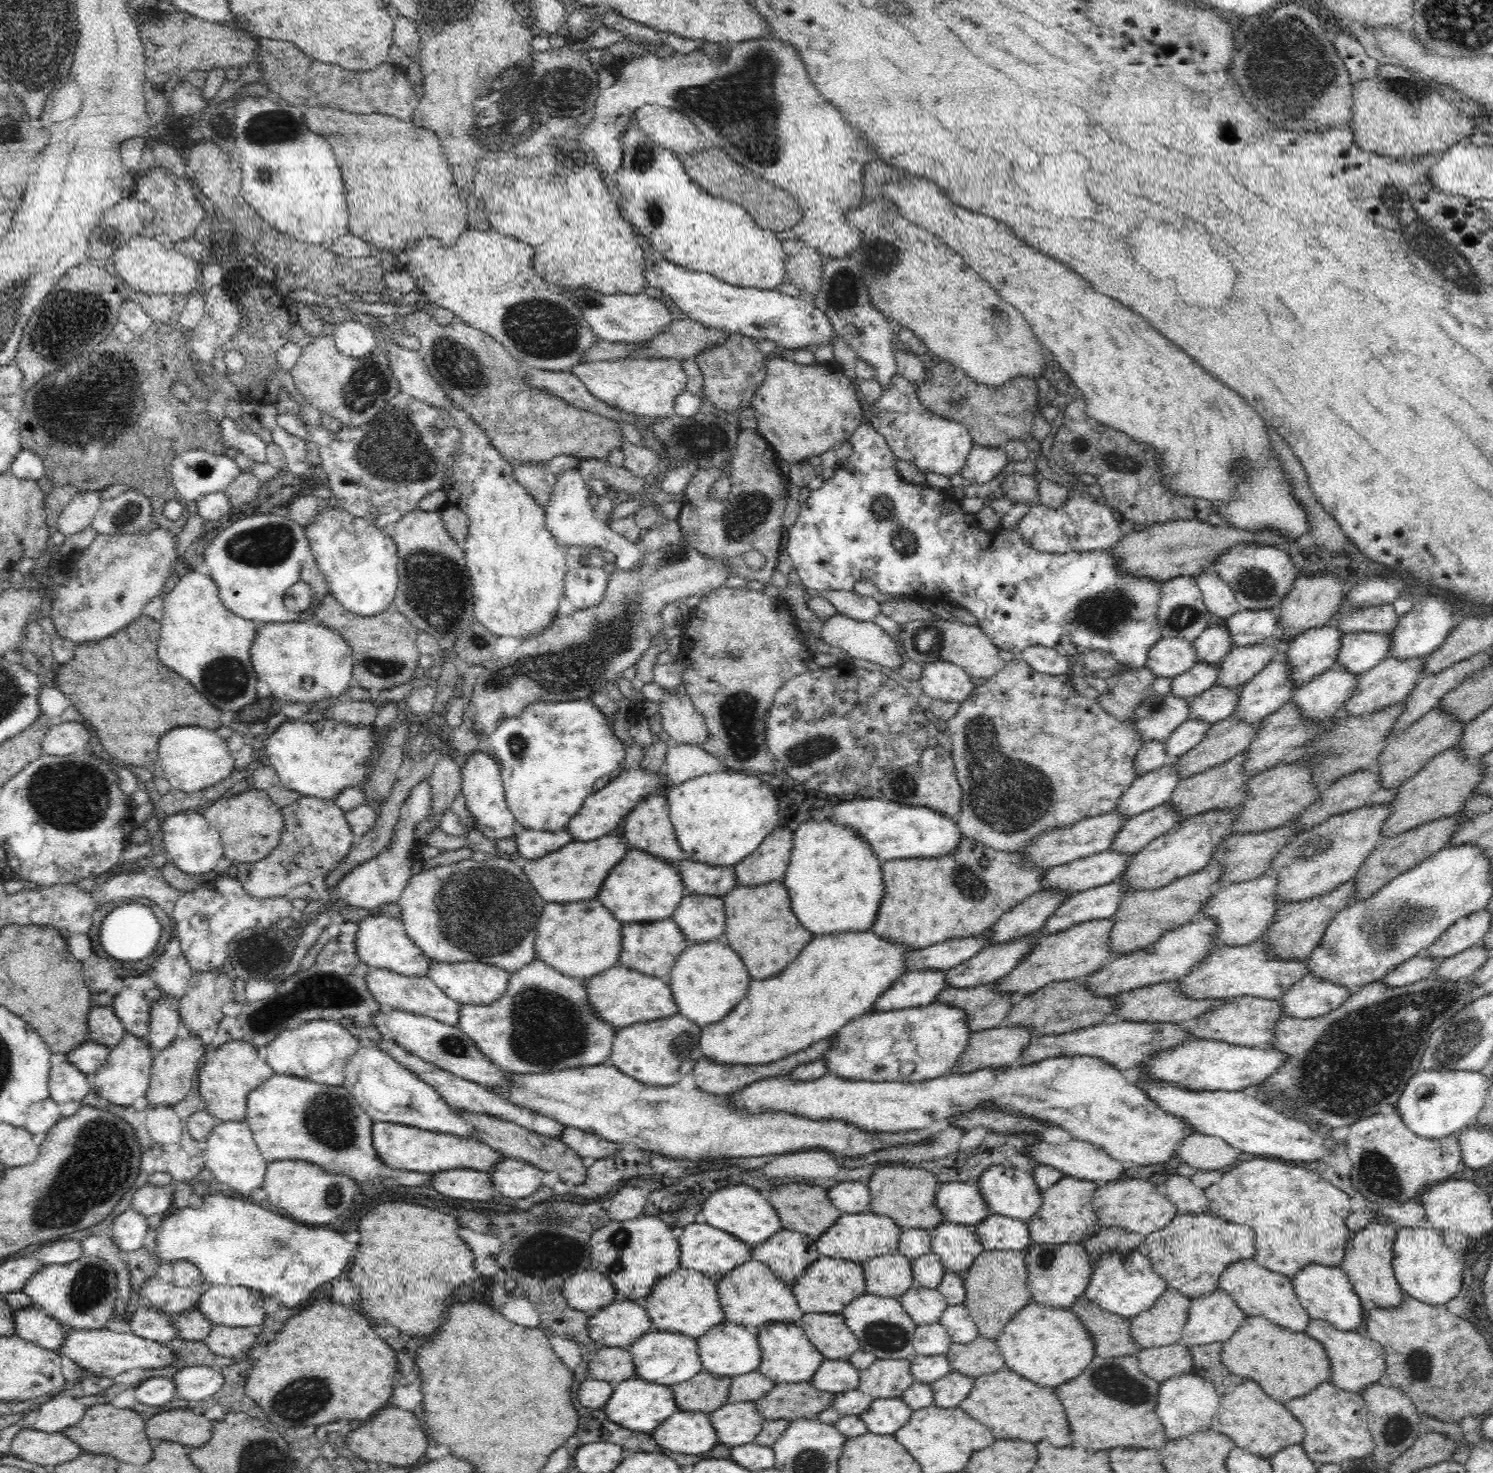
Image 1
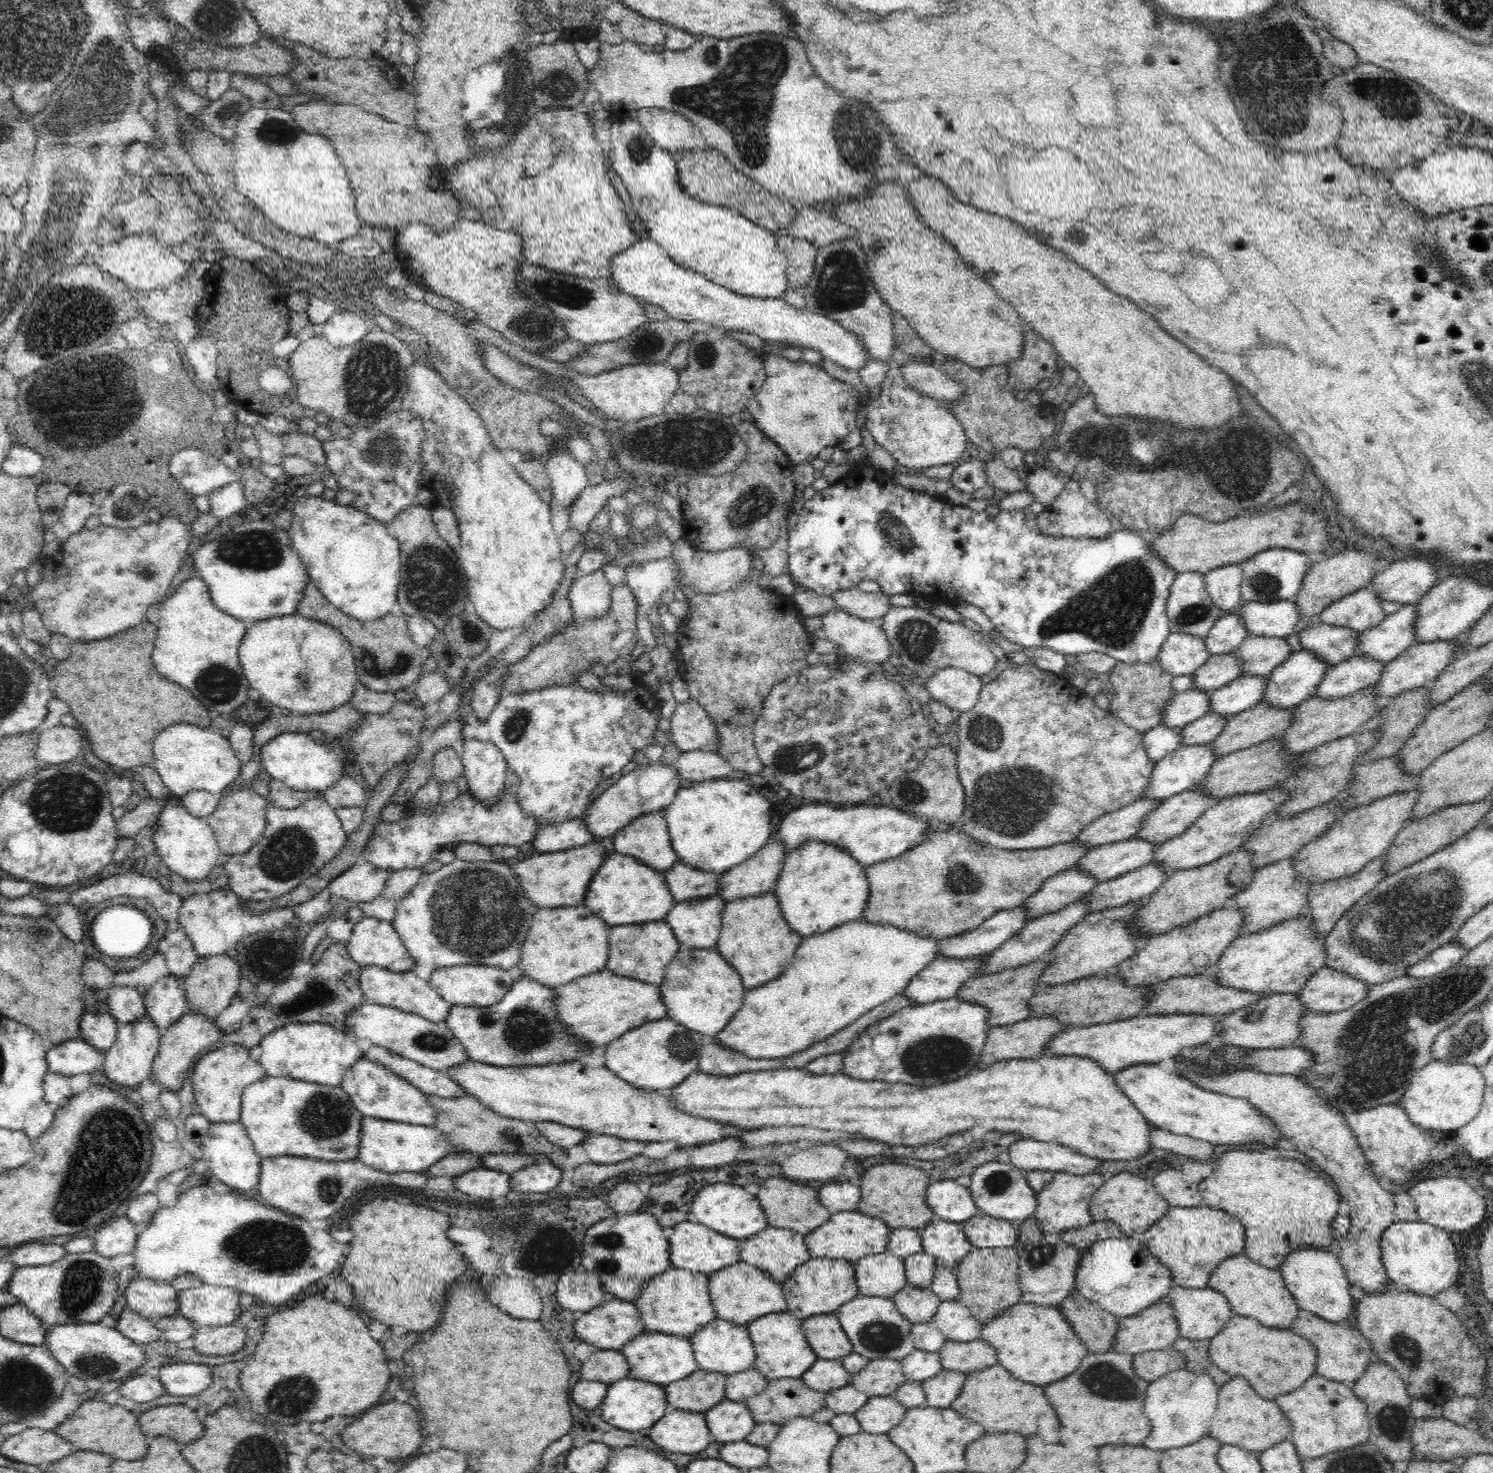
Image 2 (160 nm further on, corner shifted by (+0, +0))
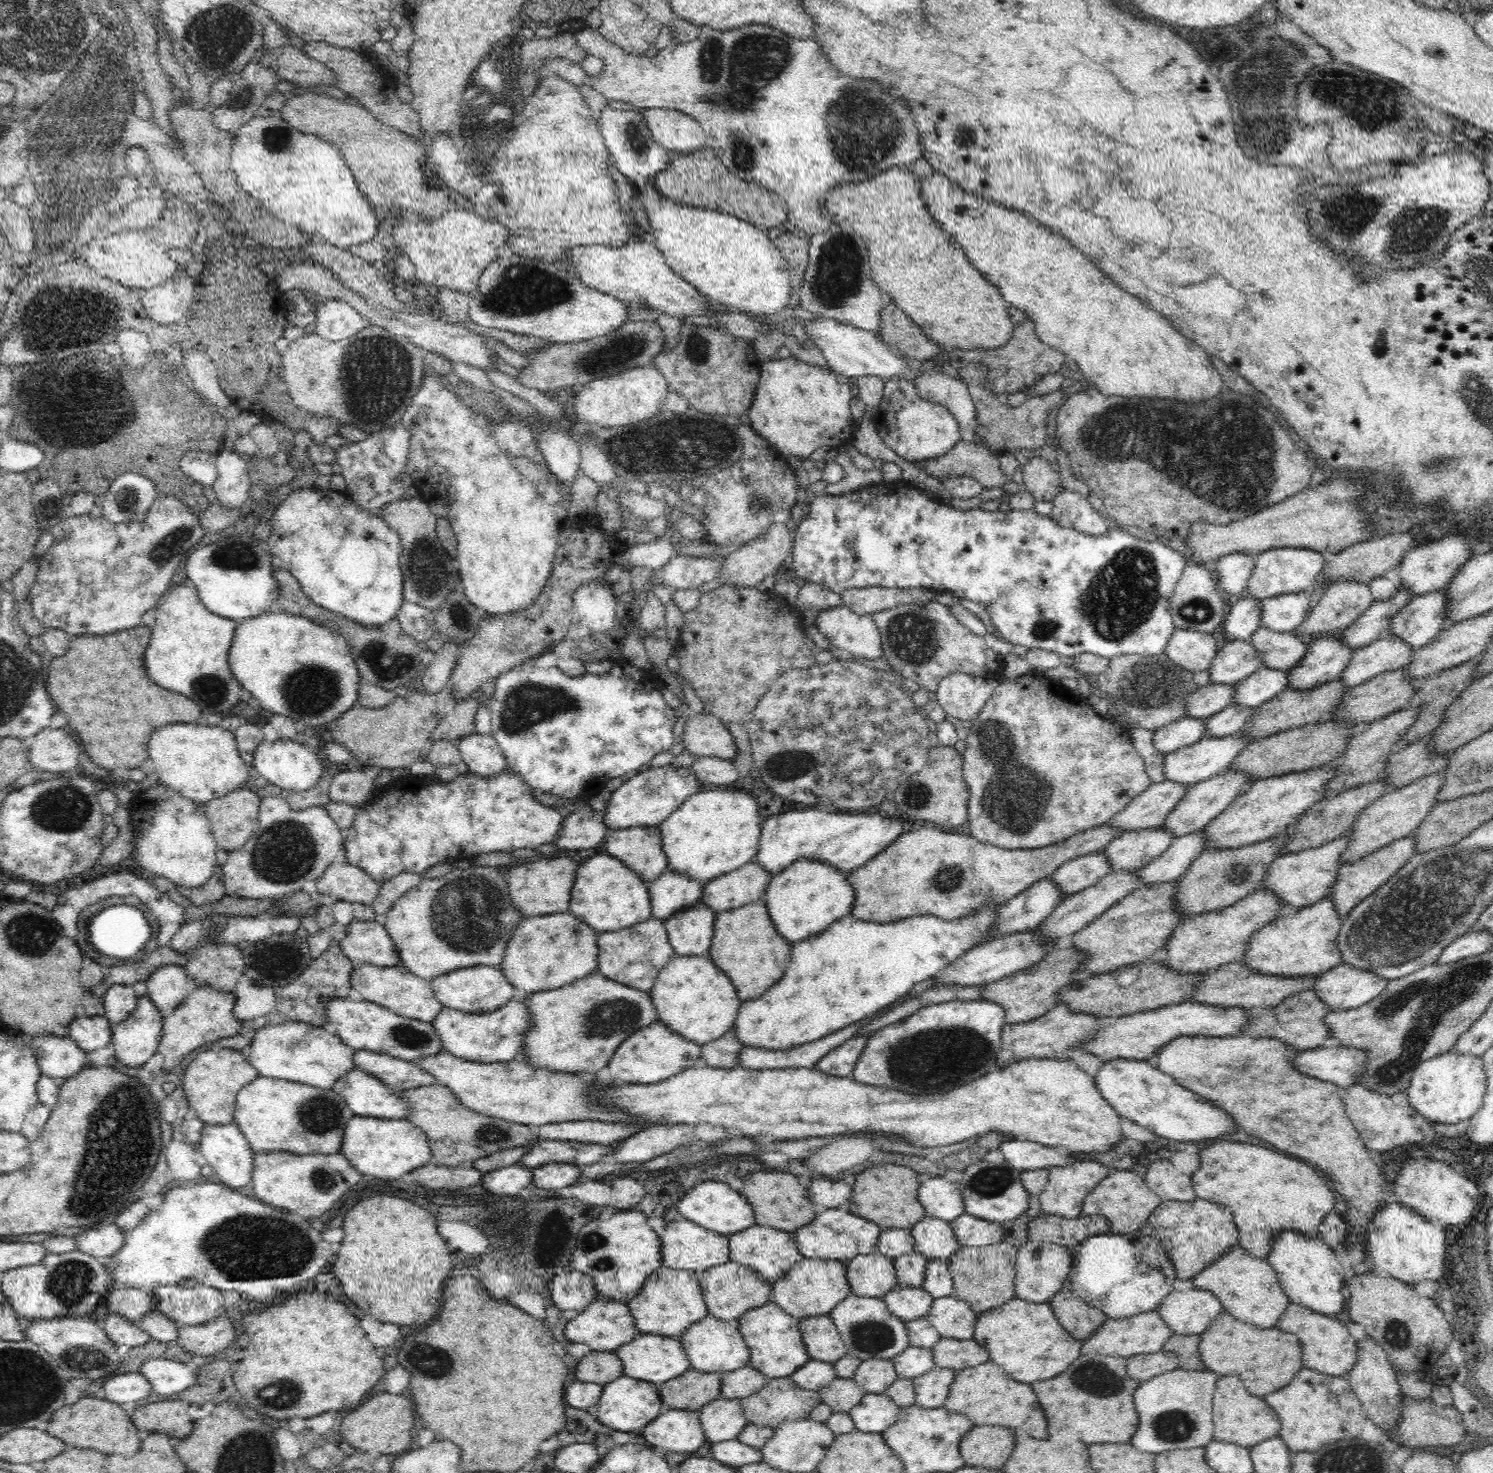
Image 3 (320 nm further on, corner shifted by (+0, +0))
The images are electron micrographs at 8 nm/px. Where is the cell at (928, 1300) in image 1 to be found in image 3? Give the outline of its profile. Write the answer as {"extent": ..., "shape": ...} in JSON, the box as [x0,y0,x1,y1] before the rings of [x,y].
{"extent":[882,1286,935,1322],"shape":[[[899,1286],[888,1291],[882,1299],[894,1316],[907,1322],[925,1317],[935,1298],[921,1287]]]}

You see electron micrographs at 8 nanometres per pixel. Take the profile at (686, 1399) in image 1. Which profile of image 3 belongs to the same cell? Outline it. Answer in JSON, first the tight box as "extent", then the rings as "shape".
{"extent":[659,1368,722,1411],"shape":[[[690,1368],[684,1372],[684,1376],[661,1383],[659,1395],[665,1409],[699,1411],[705,1404],[721,1396],[722,1377],[721,1373]]]}

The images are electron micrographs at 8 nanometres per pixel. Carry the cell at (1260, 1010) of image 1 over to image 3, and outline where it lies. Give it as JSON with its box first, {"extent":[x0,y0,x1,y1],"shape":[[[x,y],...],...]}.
{"extent":[1243,990,1334,1051],"shape":[[[1302,990],[1288,996],[1280,1004],[1270,1007],[1270,1010],[1263,1015],[1251,1015],[1243,1034],[1280,1039],[1300,1051],[1325,1046],[1330,1044],[1330,1029],[1324,1018],[1327,1018],[1331,1011],[1334,1010],[1318,997],[1316,991]]]}

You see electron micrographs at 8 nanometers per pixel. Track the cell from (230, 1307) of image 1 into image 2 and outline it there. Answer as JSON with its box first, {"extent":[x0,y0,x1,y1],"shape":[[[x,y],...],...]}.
{"extent":[178,1283,243,1327],"shape":[[[202,1283],[196,1288],[178,1291],[179,1310],[192,1324],[200,1327],[232,1325],[243,1311],[238,1305],[240,1293],[233,1288]]]}

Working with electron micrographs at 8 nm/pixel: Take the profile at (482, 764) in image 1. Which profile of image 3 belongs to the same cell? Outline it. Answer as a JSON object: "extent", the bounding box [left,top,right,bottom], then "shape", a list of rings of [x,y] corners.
{"extent":[456,732,507,776],"shape":[[[474,732],[457,741],[456,746],[474,776],[498,776],[507,768],[504,753],[491,733]]]}

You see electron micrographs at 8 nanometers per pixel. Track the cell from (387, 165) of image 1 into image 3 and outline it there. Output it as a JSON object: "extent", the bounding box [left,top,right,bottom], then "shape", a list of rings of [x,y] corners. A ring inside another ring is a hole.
{"extent":[278,92,453,220],"shape":[[[306,92],[294,94],[279,110],[278,116],[284,119],[292,128],[304,134],[316,135],[322,140],[332,142],[338,148],[339,154],[352,168],[358,188],[364,192],[365,199],[376,208],[406,208],[414,210],[424,220],[438,220],[446,212],[453,210],[452,202],[448,202],[450,194],[446,189],[426,190],[426,180],[433,177],[431,172],[424,174],[424,168],[431,170],[429,164],[424,166],[429,150],[400,130],[392,130],[373,118],[370,111],[360,104],[344,103],[340,99],[324,93]],[[394,156],[394,160],[390,160]],[[428,176],[428,178],[424,178]]]}

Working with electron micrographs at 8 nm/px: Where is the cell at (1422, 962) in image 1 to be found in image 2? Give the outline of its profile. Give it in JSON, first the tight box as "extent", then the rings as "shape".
{"extent":[1406,941,1469,978],"shape":[[[1452,941],[1447,945],[1442,945],[1440,948],[1430,952],[1424,956],[1420,962],[1410,966],[1406,975],[1412,978],[1428,978],[1429,976],[1436,976],[1439,972],[1444,972],[1454,965],[1458,965],[1460,960],[1468,954],[1469,950],[1460,947],[1460,943]]]}

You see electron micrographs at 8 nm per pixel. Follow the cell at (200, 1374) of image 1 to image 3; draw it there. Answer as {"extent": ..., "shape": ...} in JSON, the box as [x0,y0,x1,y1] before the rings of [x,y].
{"extent":[139,1358,197,1397],"shape":[[[148,1358],[142,1363],[139,1372],[152,1384],[152,1392],[164,1397],[190,1388],[197,1379],[194,1366],[165,1358]]]}

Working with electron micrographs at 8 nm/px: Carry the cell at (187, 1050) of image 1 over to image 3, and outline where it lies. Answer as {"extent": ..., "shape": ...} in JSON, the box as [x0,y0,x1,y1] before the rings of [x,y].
{"extent":[157,983,242,1071],"shape":[[[206,983],[196,985],[192,993],[185,996],[182,1001],[168,1016],[163,1017],[163,1033],[157,1052],[164,1056],[162,1070],[172,1071],[184,1067],[182,1062],[196,1048],[205,1044],[234,1036],[240,1032],[242,1021],[234,1015],[236,995],[234,991],[218,991]]]}

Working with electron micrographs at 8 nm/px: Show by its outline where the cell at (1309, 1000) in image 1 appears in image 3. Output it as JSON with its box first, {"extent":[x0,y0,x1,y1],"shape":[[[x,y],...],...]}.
{"extent":[1312,962,1388,1011],"shape":[[[1342,962],[1318,975],[1312,989],[1331,1010],[1343,1011],[1374,1000],[1382,994],[1388,981],[1372,971]]]}

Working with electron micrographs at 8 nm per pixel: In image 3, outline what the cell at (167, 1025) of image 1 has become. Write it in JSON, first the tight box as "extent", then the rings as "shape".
{"extent":[146,964,188,1017],"shape":[[[166,964],[154,970],[146,980],[148,997],[163,1017],[185,1000],[188,978],[184,966]]]}

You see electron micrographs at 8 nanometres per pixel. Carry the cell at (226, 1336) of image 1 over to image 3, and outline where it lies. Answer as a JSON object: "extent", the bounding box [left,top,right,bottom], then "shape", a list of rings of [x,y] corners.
{"extent":[177,1318,237,1356],"shape":[[[229,1318],[209,1320],[199,1325],[179,1325],[177,1344],[190,1354],[210,1356],[228,1351],[237,1340],[234,1325]]]}

